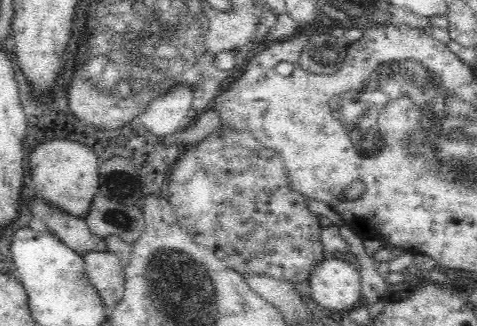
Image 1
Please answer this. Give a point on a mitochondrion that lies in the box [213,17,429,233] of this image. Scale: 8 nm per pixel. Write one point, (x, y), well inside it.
(324, 56)

